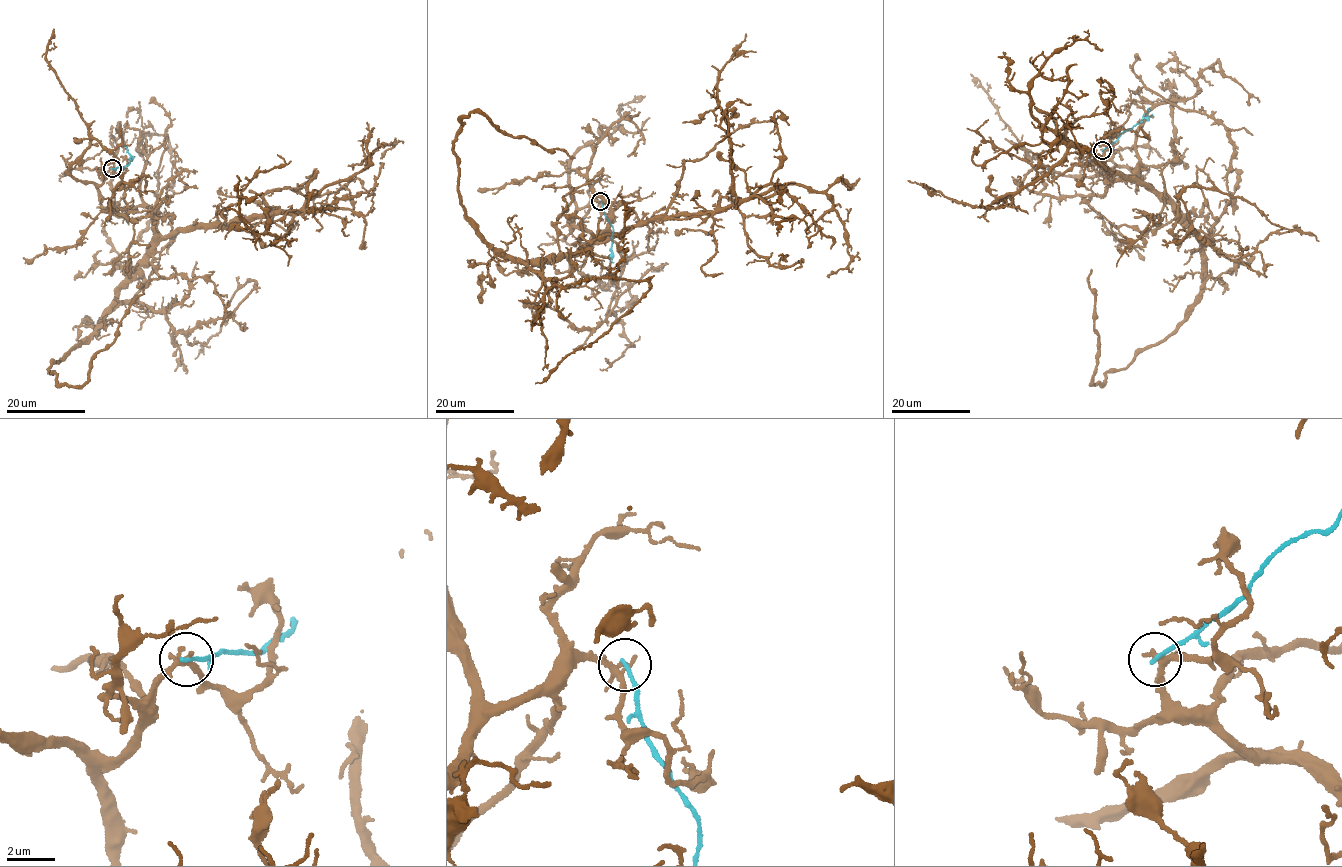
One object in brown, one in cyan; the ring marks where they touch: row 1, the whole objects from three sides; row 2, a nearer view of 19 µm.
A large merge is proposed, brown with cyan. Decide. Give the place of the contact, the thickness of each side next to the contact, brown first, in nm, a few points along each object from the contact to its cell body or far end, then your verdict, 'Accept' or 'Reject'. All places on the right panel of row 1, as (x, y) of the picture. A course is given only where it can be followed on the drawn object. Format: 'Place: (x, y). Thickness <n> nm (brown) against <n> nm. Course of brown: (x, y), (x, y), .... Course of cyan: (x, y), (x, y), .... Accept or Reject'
Place: (1102, 150). Thickness 200 nm (brown) against 160 nm. Course of brown: (1102, 149), (1140, 182), (1142, 167), (1138, 179), (1182, 216), (1203, 263), (1177, 328), (1095, 385), (1092, 269). Course of cyan: (1102, 150), (1143, 118), (1149, 107). Reject

